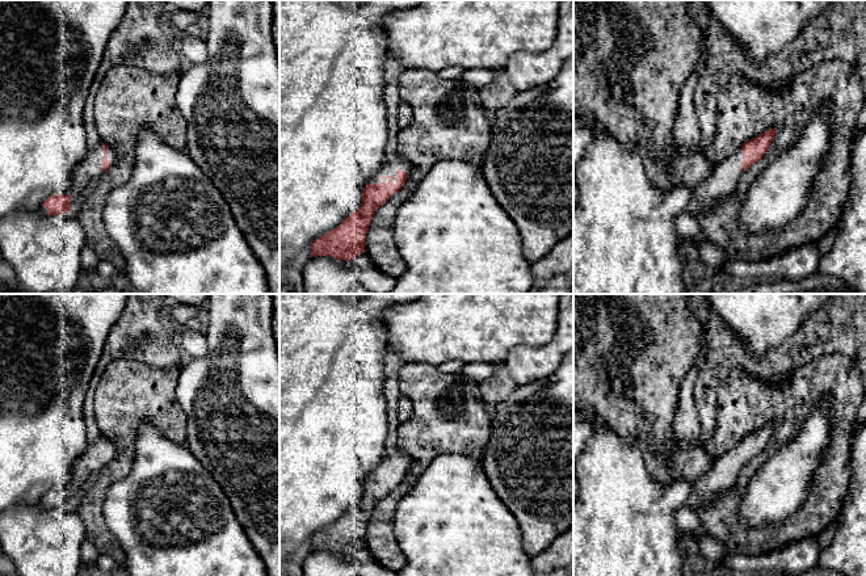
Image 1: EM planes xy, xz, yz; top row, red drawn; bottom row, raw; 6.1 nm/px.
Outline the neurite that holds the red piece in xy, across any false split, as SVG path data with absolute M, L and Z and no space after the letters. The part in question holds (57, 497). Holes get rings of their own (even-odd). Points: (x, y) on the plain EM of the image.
M100 436L89 442L72 467L71 487L52 488L43 495L41 508L60 509L70 506L71 492L84 492L89 489L108 464L117 457L117 449L113 442Z

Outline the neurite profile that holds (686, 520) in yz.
M681 506L676 510L674 518L680 533L688 534L694 539L706 534L699 522L698 514L690 508Z

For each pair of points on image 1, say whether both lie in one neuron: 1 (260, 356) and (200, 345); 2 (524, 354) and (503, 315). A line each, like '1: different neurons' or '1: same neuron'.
1: different neurons
2: different neurons

